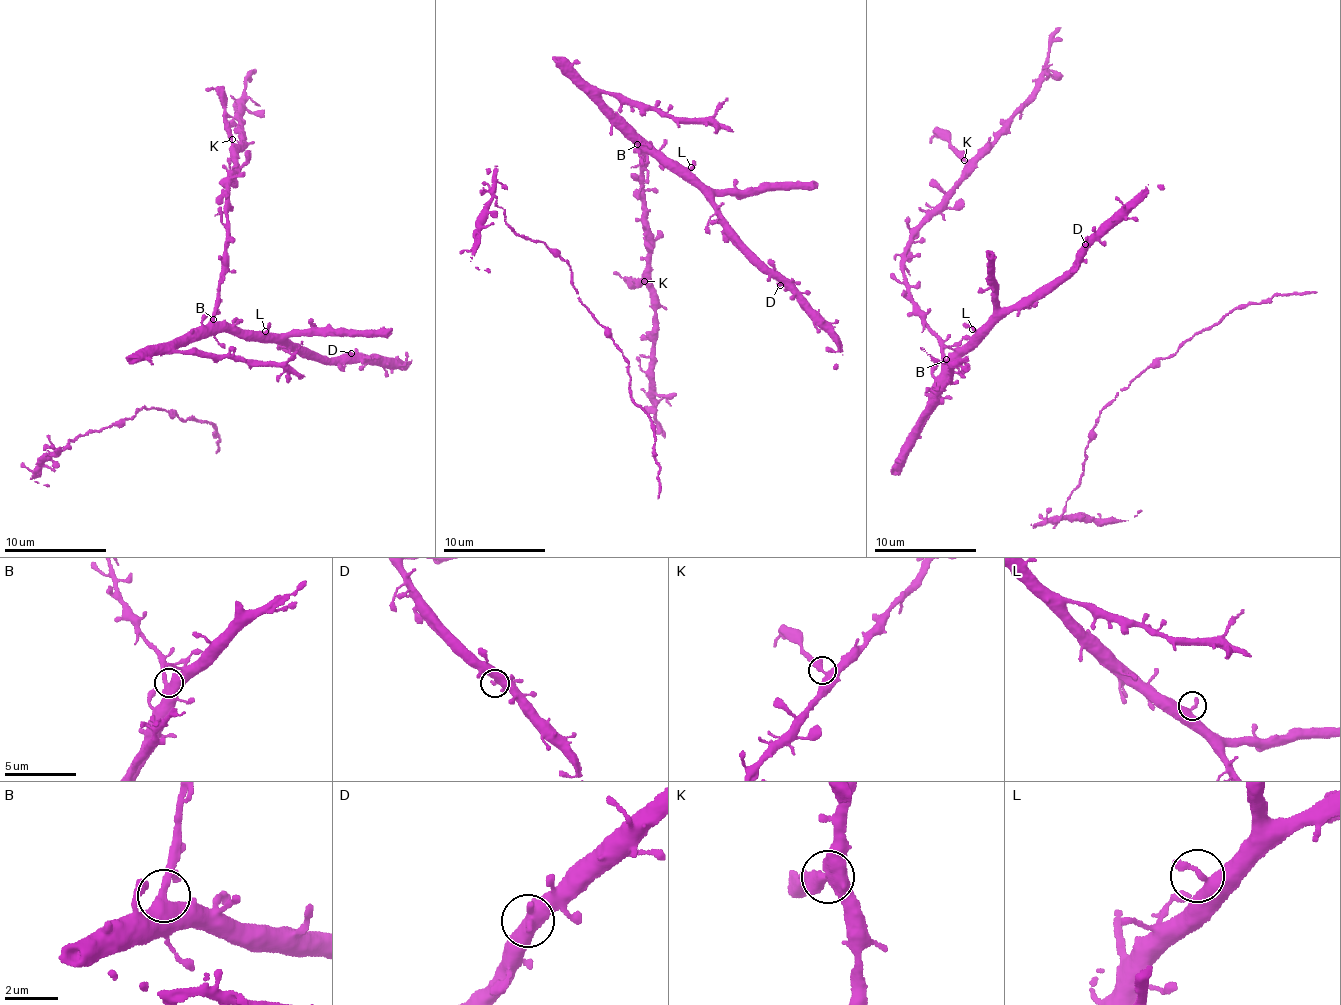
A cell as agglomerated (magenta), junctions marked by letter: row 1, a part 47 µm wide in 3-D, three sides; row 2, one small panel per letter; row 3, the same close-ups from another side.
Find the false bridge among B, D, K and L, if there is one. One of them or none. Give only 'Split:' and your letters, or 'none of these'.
Split: K

